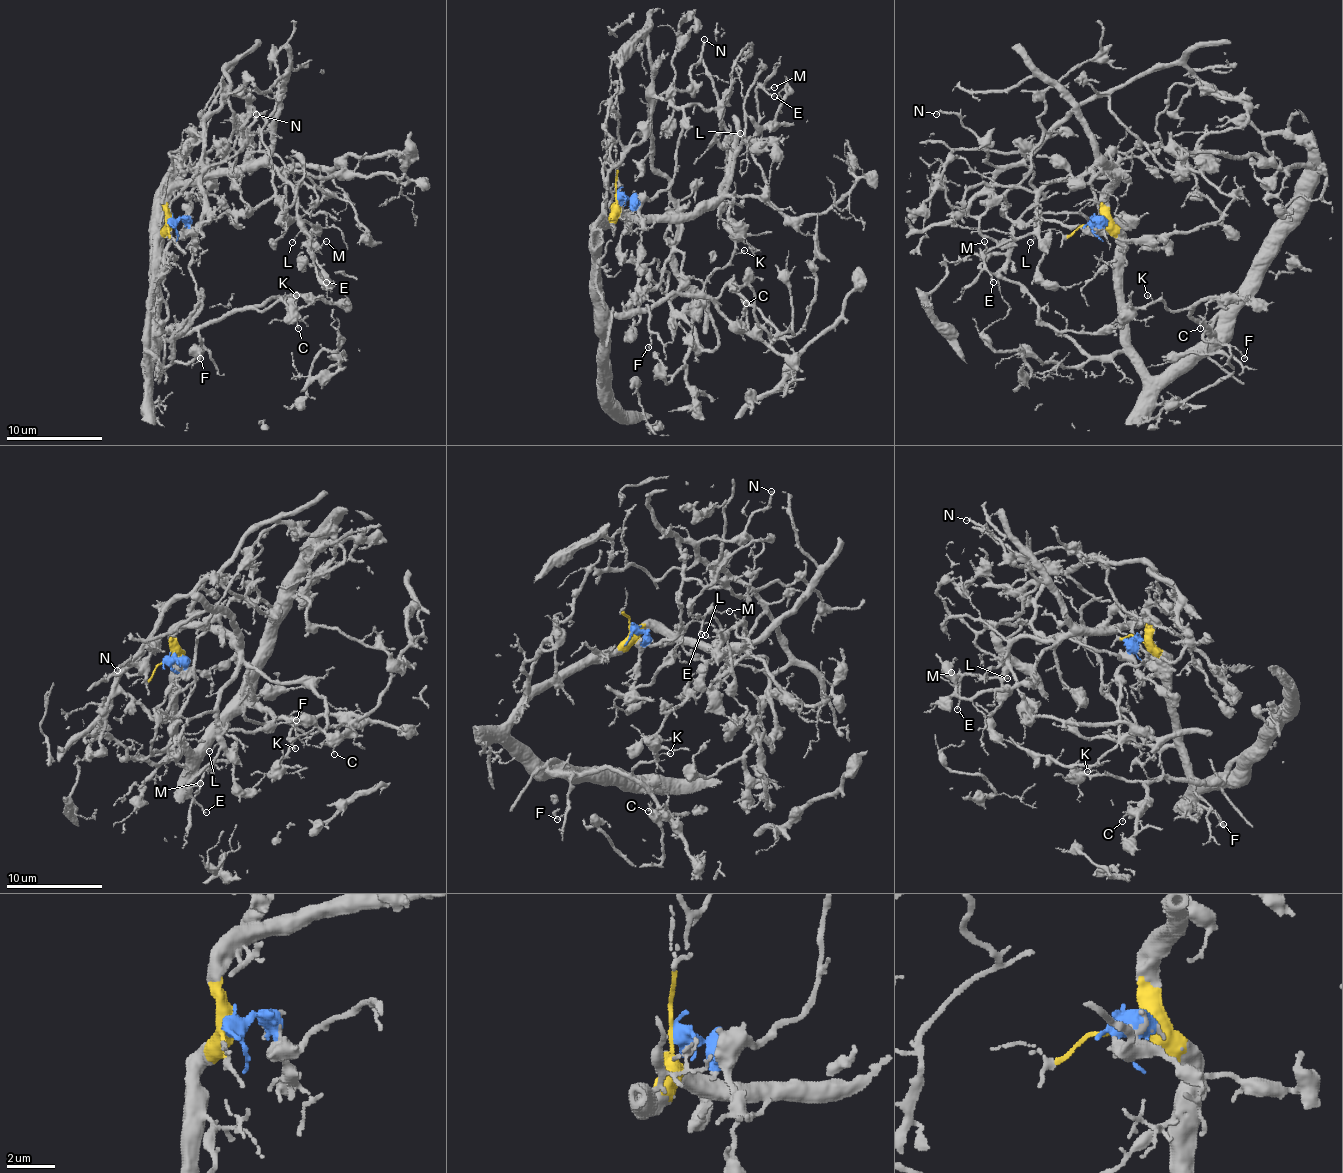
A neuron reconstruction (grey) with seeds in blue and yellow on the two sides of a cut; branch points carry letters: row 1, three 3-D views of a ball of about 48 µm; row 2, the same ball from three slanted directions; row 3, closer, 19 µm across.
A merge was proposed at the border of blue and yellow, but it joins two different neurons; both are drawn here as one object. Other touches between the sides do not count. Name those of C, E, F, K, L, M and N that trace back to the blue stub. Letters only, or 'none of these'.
N

